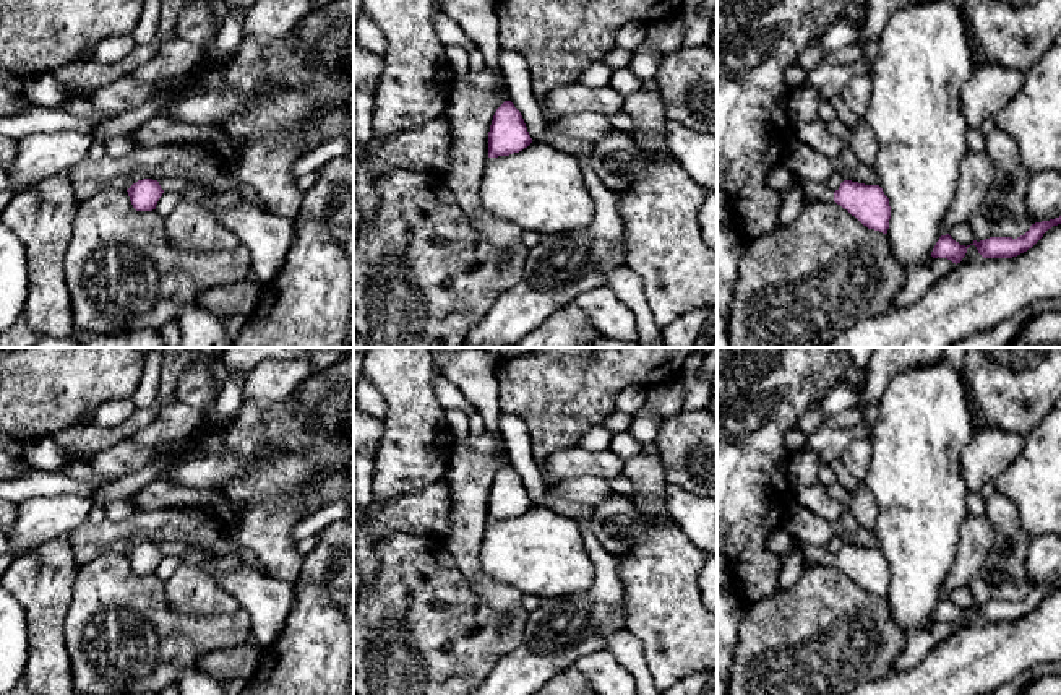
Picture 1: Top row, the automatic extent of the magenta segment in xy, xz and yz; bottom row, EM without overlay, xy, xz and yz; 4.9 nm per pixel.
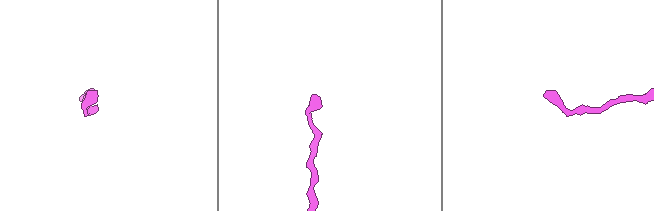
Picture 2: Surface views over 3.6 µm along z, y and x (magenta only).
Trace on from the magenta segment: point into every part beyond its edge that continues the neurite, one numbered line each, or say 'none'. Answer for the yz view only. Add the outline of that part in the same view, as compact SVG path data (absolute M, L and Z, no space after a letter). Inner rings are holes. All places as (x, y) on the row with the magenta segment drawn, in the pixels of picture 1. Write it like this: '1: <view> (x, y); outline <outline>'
1: yz (813, 190); outline M801 182L801 190L810 201L832 201L834 190L821 182Z

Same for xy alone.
none

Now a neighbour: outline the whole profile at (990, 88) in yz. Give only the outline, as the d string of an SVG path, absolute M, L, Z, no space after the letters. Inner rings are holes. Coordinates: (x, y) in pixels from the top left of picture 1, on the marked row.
M1001 65L977 68L960 96L967 127L980 128L985 120L993 119L1017 94L1024 80L1025 73Z

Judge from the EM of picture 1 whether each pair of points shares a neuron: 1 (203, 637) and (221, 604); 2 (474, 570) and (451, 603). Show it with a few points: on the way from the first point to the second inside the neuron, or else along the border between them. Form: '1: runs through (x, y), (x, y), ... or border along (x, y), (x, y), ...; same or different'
1: border along (240, 608), (223, 614), (179, 612); different
2: border along (445, 548), (471, 588), (492, 608); different

